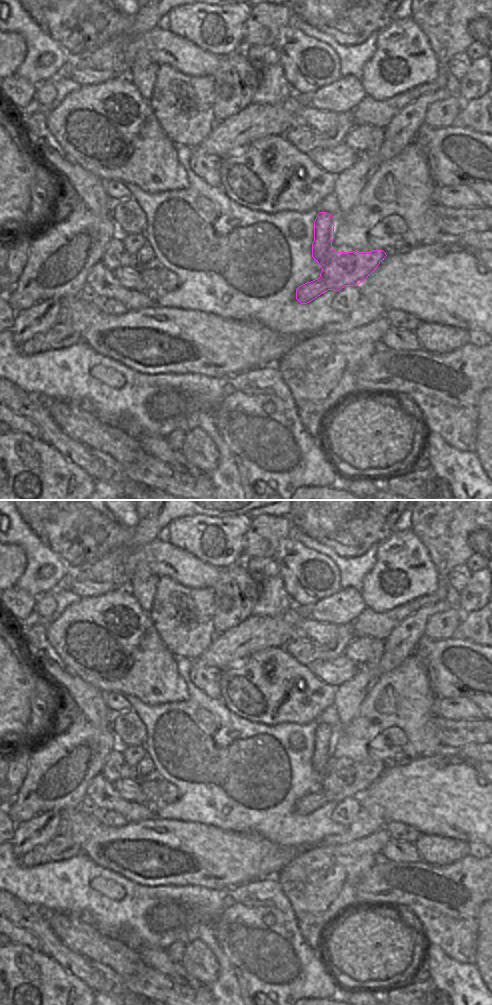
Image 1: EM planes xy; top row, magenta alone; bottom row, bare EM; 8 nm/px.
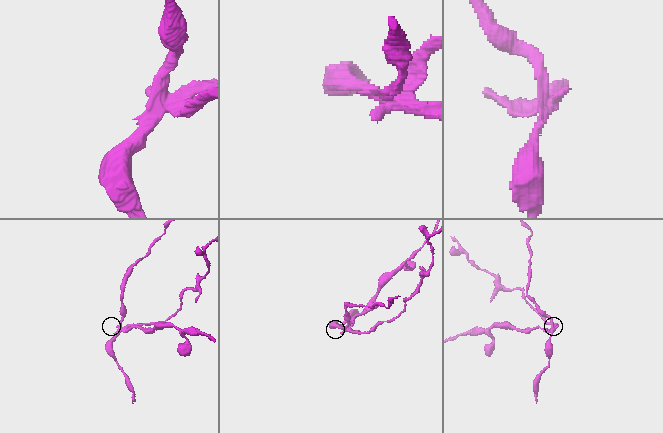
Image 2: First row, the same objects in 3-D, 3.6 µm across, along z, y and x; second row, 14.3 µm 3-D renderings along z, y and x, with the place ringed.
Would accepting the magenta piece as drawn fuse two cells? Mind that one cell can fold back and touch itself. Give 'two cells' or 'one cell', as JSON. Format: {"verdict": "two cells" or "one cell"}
{"verdict": "two cells"}

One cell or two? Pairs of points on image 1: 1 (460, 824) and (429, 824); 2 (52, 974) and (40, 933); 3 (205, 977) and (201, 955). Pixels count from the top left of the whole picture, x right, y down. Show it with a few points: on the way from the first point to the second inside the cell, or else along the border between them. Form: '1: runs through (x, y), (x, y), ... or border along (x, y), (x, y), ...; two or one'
1: runs through (452, 823), (437, 823); one
2: border along (40, 951), (57, 961), (65, 969); two
3: runs through (205, 972), (201, 960); one

